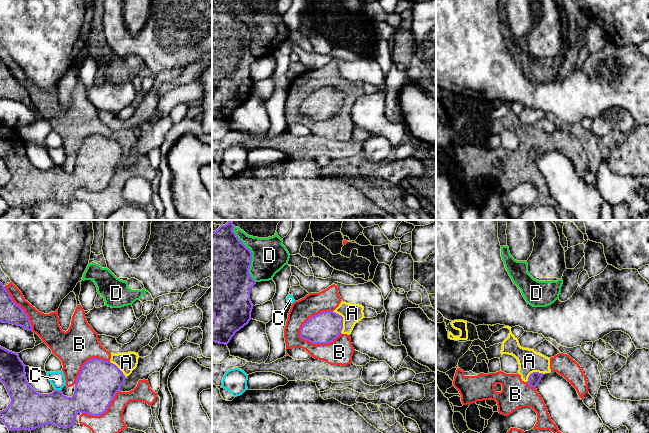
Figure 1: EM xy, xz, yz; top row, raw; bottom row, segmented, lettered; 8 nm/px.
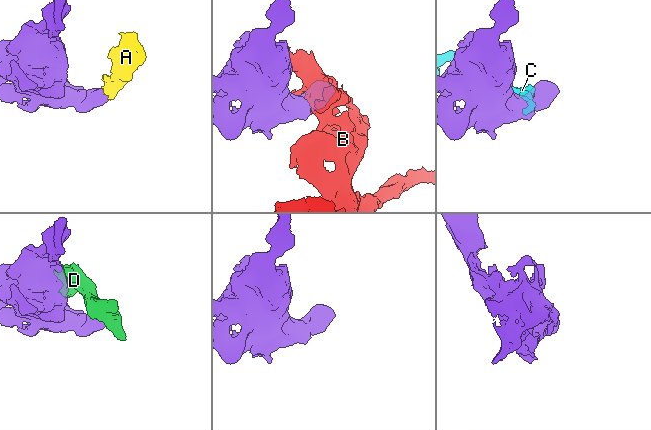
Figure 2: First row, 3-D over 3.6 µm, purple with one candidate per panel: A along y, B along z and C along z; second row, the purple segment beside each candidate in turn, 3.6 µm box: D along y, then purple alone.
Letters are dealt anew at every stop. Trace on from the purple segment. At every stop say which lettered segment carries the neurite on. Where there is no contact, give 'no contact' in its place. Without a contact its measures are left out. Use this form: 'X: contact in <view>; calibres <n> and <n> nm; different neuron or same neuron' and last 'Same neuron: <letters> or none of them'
A: contact in xz; calibres 240 and 160 nm; different neuron
B: contact in xz; calibres 240 and 180 nm; different neuron
C: contact in xy; calibres 280 and 120 nm; different neuron
D: contact in xz; calibres 460 and 280 nm; different neuron
Same neuron: none of them

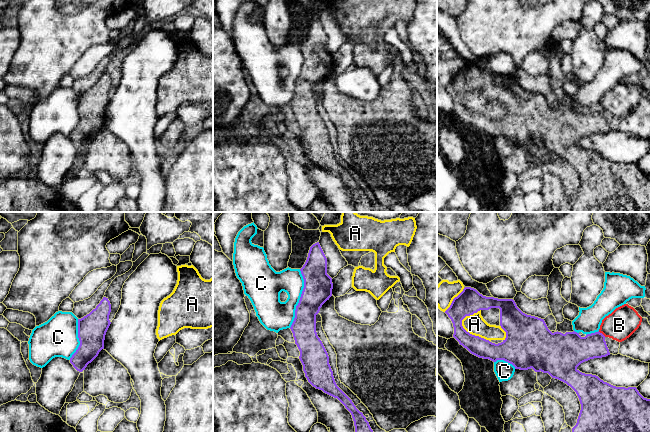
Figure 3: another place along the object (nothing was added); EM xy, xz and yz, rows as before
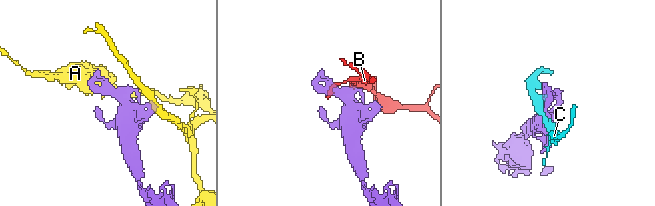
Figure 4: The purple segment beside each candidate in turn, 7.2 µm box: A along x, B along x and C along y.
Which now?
A: contact in yz; calibres 180 and 160 nm; different neuron
B: contact in yz; calibres 220 and 240 nm; different neuron
C: contact in xz; calibres 220 and 240 nm; different neuron
Same neuron: none of them

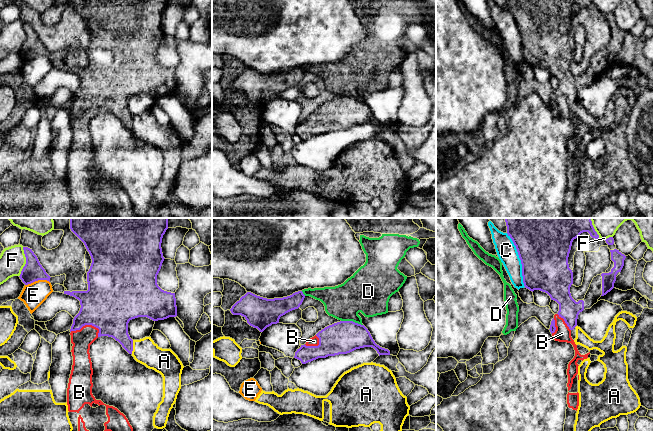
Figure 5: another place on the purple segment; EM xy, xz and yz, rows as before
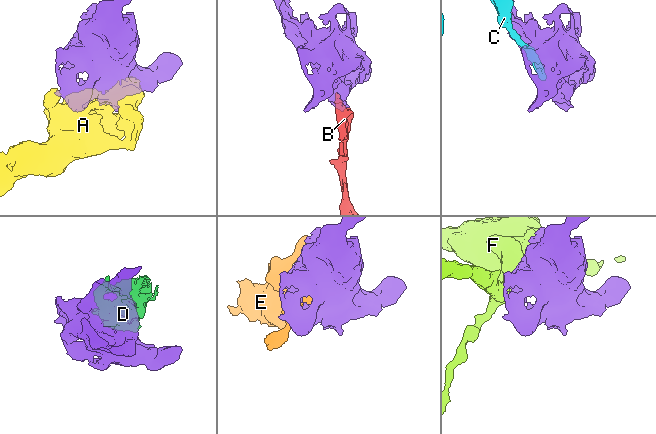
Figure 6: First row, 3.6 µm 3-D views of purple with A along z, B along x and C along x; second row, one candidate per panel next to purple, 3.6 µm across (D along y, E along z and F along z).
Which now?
A: contact in xy; calibres 220 and 200 nm; different neuron
B: contact in xy; calibres 400 and 160 nm; same neuron
C: contact in yz; calibres 460 and 160 nm; different neuron
D: contact in xz; calibres 260 and 320 nm; different neuron
E: contact in xy; calibres 160 and 190 nm; different neuron
F: contact in xy; calibres 160 and 200 nm; different neuron
Same neuron: B

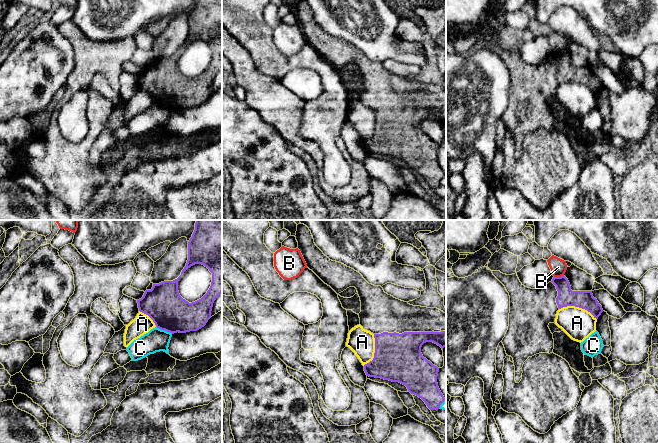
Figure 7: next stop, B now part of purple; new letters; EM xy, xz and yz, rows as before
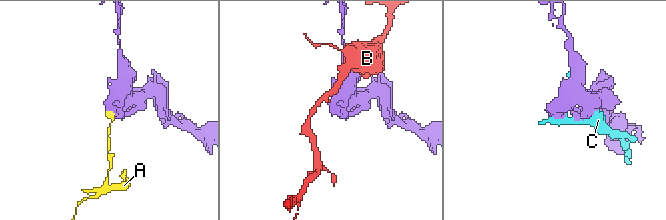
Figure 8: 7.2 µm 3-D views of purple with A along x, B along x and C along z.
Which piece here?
A: contact in yz; calibres 140 and 240 nm; different neuron
B: contact in yz; calibres 140 and 130 nm; different neuron
C: contact in xy; calibres 300 and 190 nm; different neuron
Same neuron: none of them

